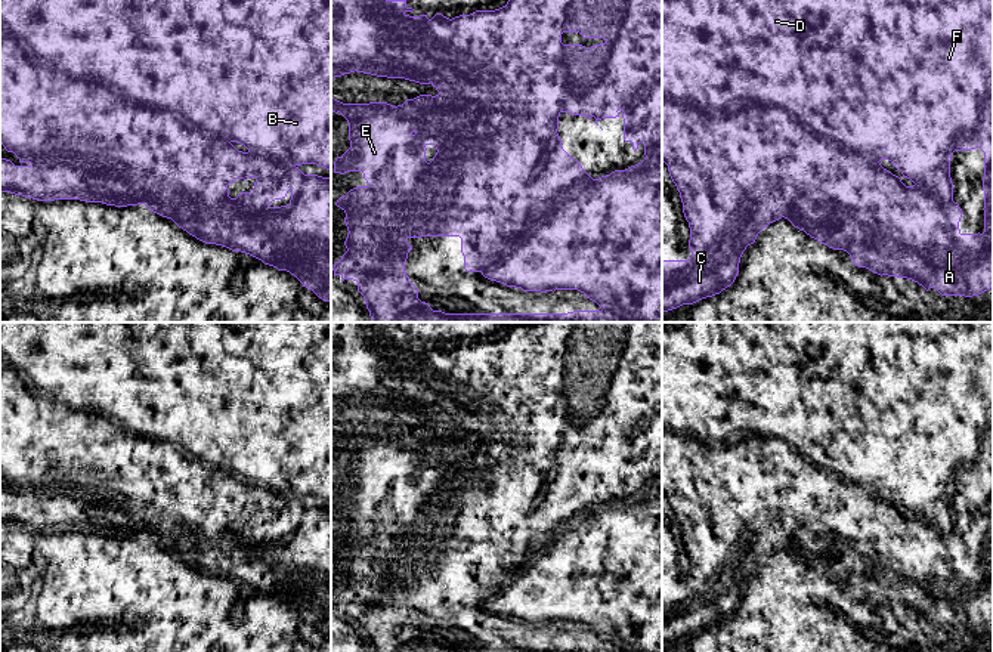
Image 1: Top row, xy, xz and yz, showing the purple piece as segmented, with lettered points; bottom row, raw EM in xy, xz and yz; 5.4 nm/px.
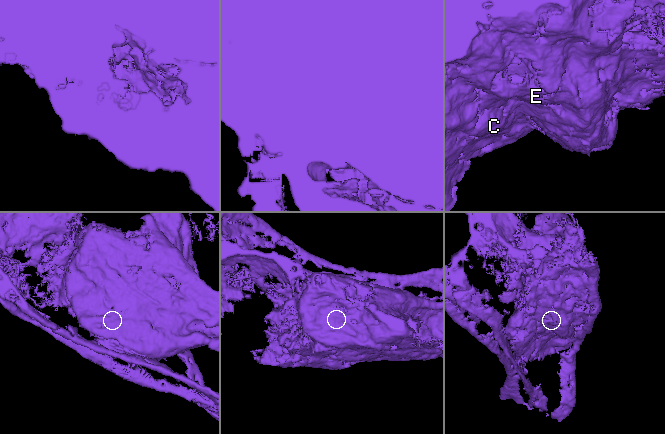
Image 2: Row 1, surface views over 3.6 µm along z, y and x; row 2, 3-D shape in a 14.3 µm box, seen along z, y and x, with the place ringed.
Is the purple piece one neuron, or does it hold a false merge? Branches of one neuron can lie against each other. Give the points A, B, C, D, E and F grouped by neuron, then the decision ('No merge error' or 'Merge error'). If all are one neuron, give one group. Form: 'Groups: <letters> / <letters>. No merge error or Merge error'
Groups: A E / B C D F. Merge error

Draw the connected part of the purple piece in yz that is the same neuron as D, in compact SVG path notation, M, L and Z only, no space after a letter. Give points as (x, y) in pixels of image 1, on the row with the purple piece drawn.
M662 0L662 161L669 166L672 160L683 157L683 143L663 124L663 99L671 101L671 111L683 114L683 127L689 129L693 123L693 108L708 111L711 114L728 112L737 106L765 105L777 106L791 114L796 121L791 130L780 139L782 151L808 151L810 135L819 135L826 140L833 140L844 148L848 148L861 155L870 157L875 161L888 160L901 172L903 177L910 179L915 185L929 191L943 206L953 201L953 183L950 177L952 154L956 151L956 143L969 135L978 124L980 114L989 99L993 84L993 0Z

